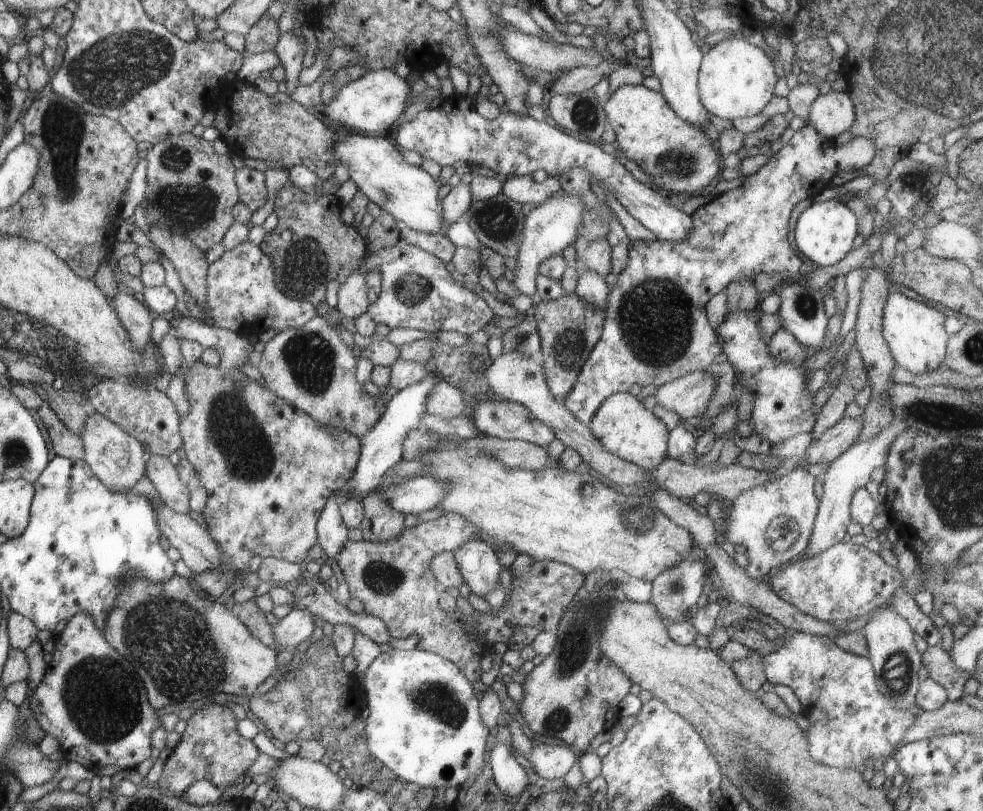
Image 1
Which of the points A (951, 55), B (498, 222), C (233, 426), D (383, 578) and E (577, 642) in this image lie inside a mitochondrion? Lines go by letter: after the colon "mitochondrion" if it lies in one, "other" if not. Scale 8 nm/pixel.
A: mitochondrion
B: mitochondrion
C: mitochondrion
D: mitochondrion
E: mitochondrion

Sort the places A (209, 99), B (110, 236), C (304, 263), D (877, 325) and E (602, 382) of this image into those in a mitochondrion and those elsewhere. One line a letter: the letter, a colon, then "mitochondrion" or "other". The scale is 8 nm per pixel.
A: other
B: other
C: mitochondrion
D: other
E: other

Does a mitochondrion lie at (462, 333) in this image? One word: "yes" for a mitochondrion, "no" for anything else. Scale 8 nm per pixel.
no

